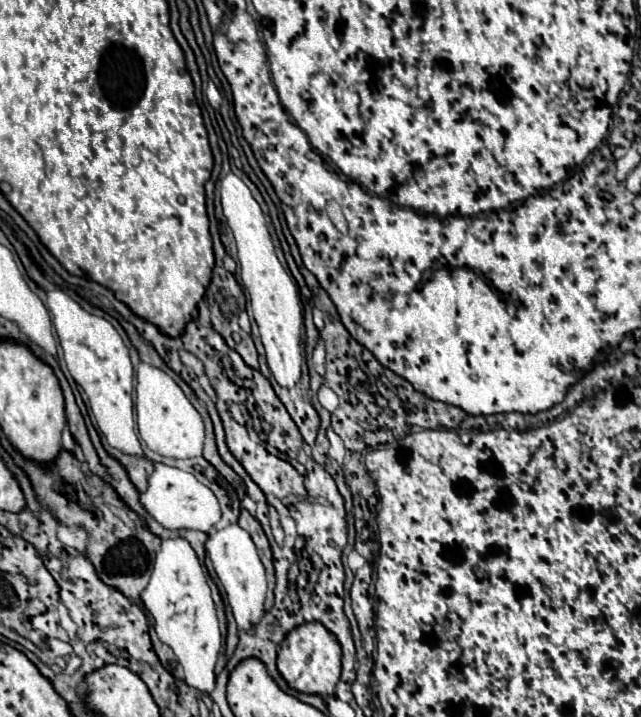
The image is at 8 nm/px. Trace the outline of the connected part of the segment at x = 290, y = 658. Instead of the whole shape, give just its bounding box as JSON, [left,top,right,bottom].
[277,622,341,696]

